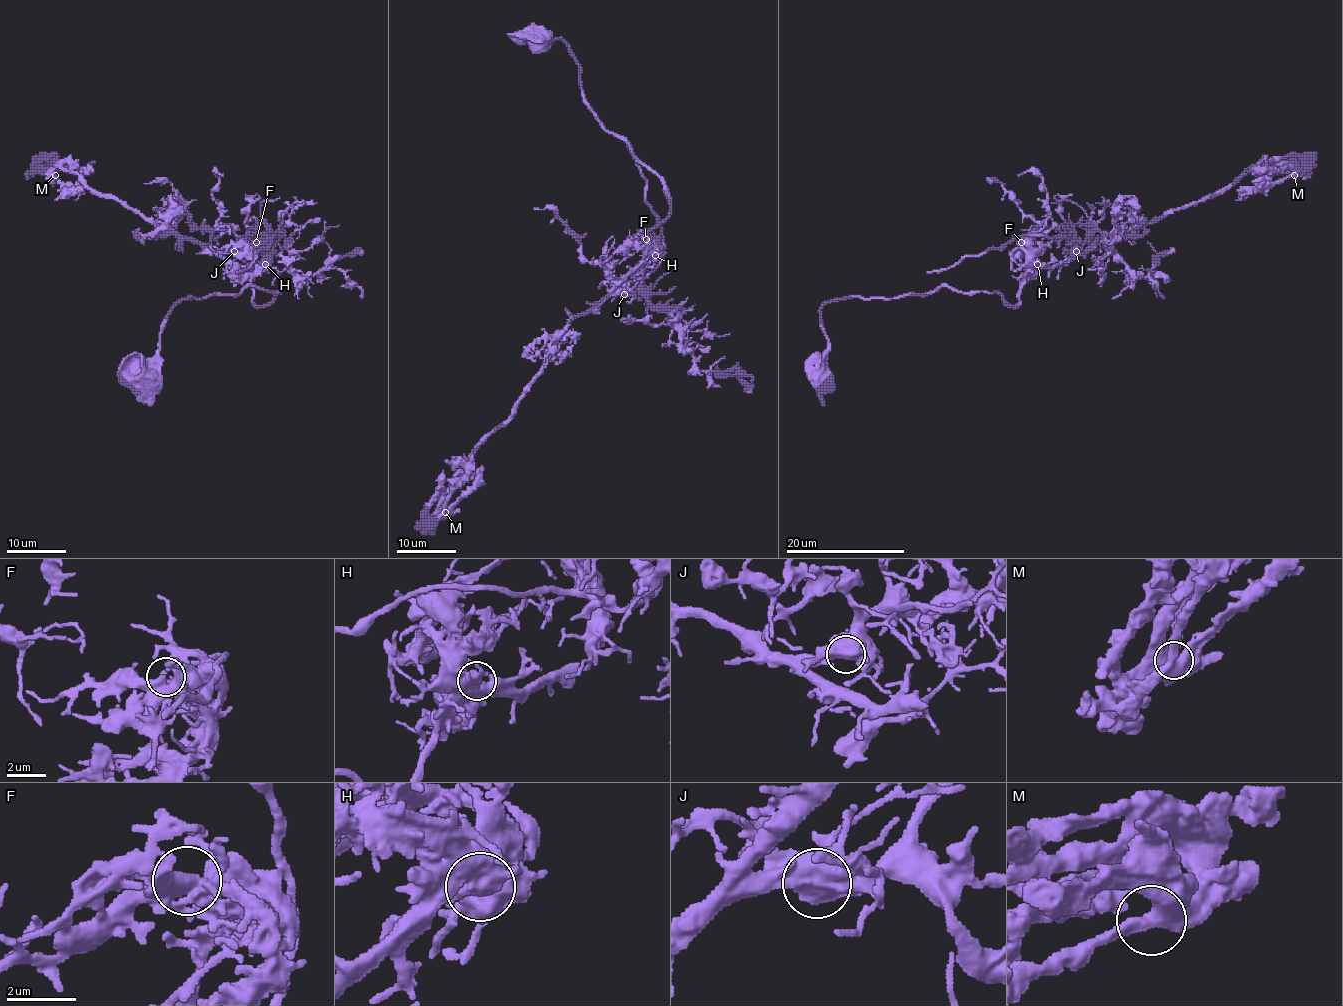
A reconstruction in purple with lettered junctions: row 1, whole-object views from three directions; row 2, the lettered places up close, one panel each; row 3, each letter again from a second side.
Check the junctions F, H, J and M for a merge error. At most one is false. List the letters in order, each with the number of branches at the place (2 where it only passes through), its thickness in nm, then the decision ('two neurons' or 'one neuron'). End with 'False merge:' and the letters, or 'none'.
F: 2 | 400 nm | one neuron
H: 2 | 600 nm | one neuron
J: 2 | 600 nm | two neurons
M: 2 | 500 nm | one neuron
False merge: J

